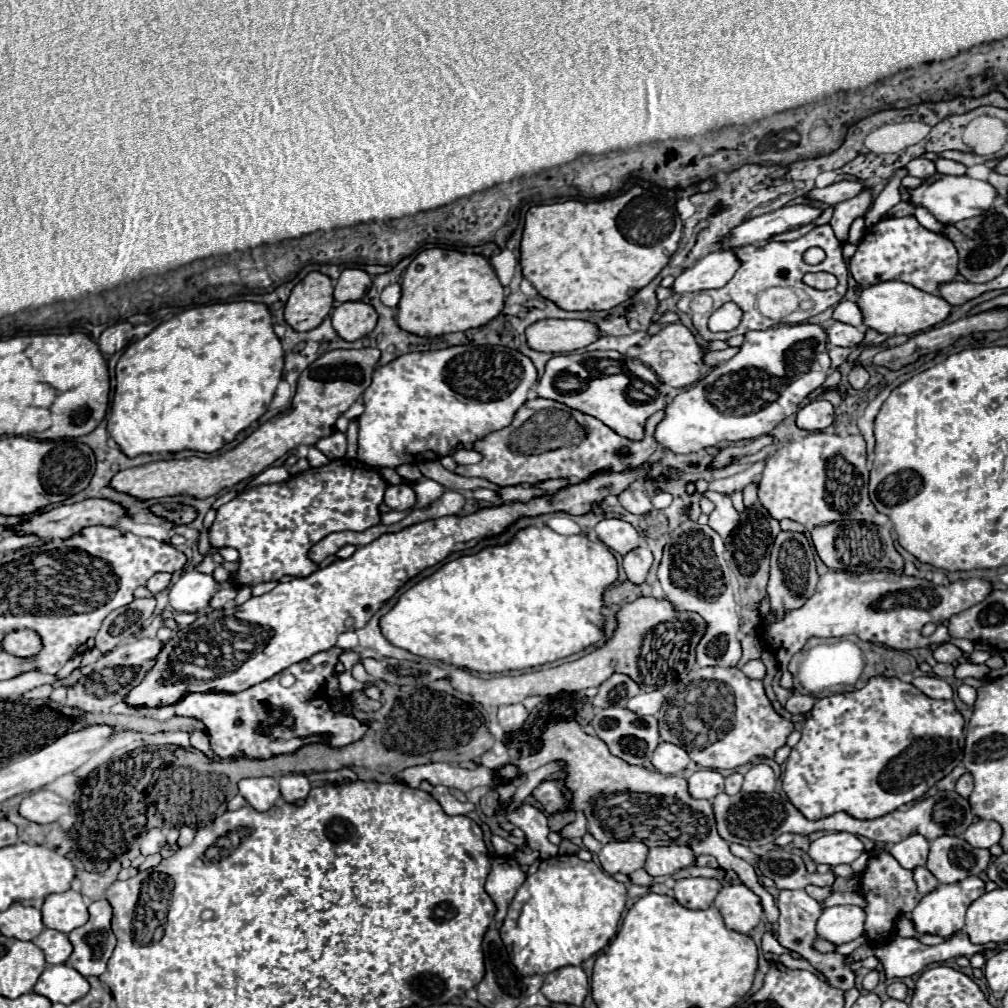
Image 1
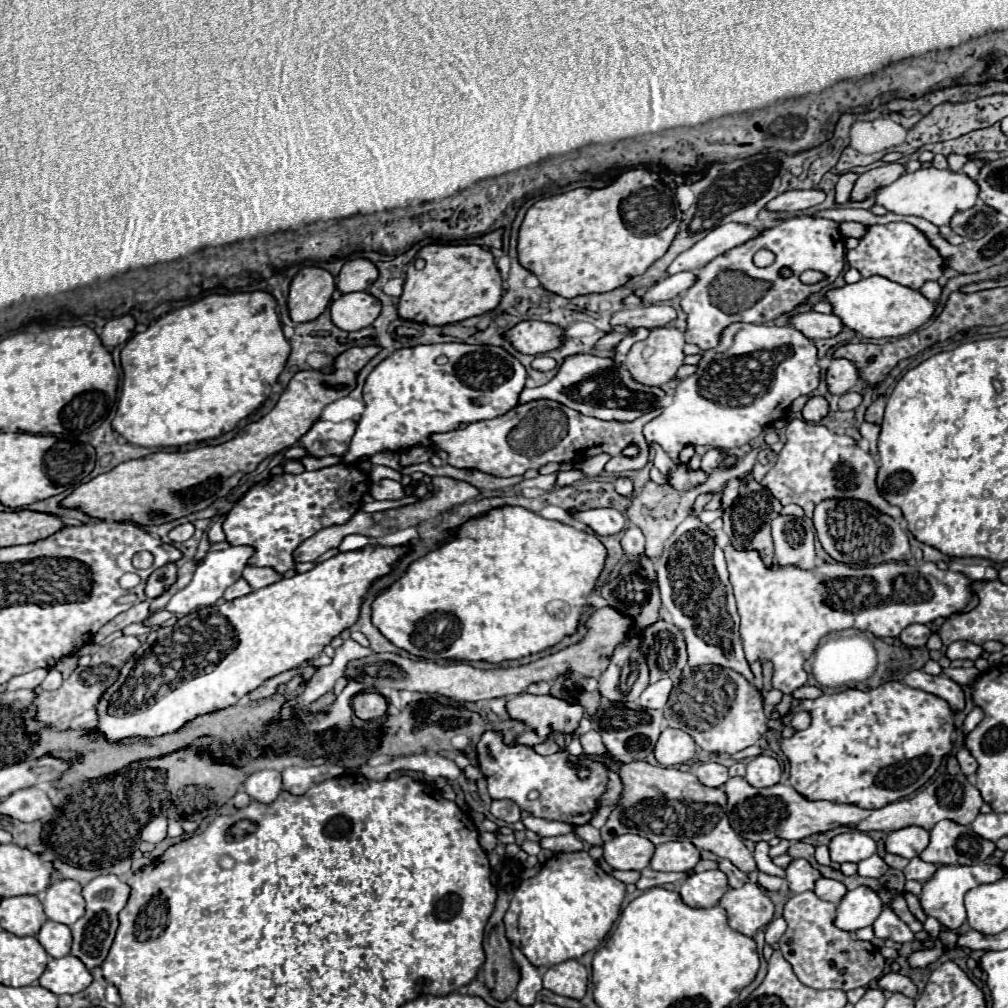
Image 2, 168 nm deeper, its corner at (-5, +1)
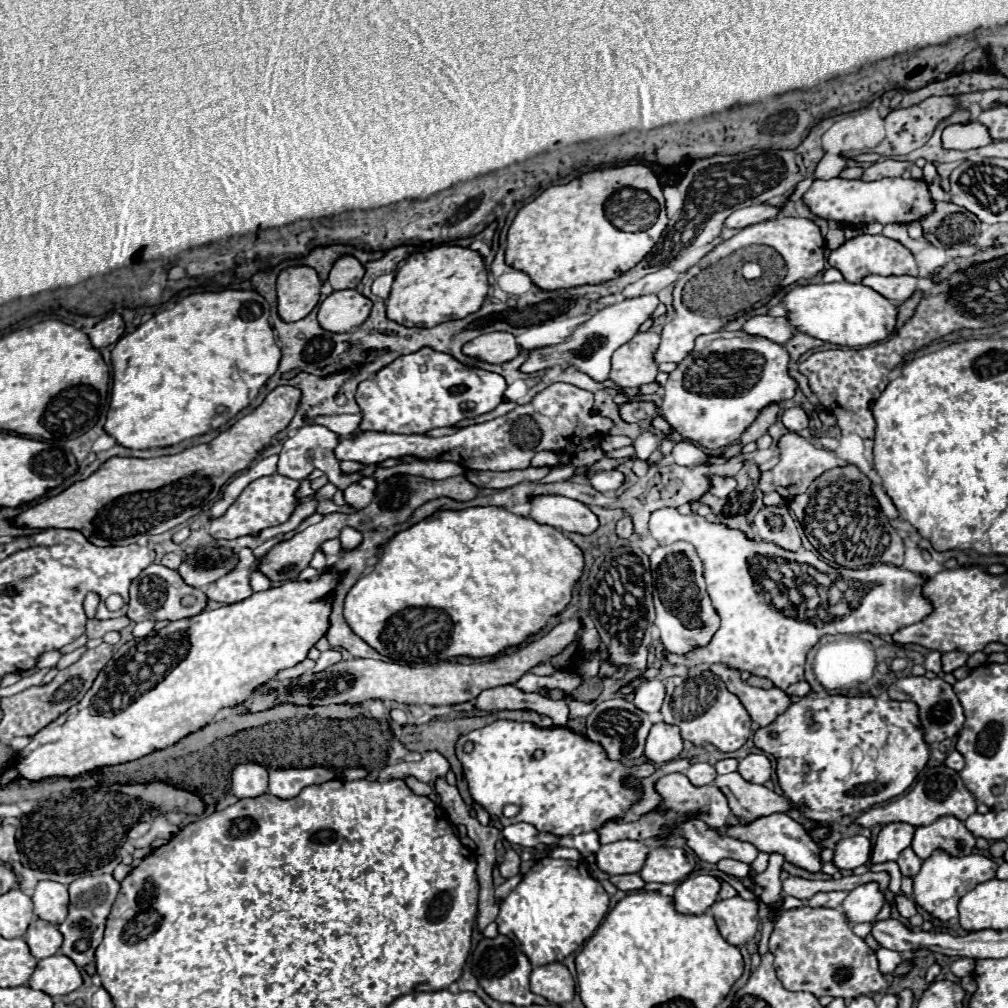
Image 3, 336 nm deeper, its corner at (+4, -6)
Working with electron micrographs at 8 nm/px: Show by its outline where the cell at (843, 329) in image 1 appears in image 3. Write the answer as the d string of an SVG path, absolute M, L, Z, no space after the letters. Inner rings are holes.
M769 315L751 317L751 319L747 319L743 323L741 329L745 333L749 333L749 335L765 337L765 339L775 341L775 343L781 343L781 345L795 333L795 329L787 323L785 317L769 317Z

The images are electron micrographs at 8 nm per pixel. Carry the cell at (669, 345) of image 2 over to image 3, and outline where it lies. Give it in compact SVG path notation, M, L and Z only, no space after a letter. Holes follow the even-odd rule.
M653 331L637 333L629 343L621 345L611 357L609 379L623 389L637 389L643 383L655 381L657 365L653 351L659 345L659 335Z

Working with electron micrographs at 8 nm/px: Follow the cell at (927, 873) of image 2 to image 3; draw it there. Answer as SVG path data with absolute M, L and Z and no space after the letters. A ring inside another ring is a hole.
M907 847L907 849L903 849L903 853L899 855L897 865L901 867L901 873L903 873L903 875L915 877L915 875L919 873L919 869L921 869L921 859L915 857L915 853L913 853L911 847Z

